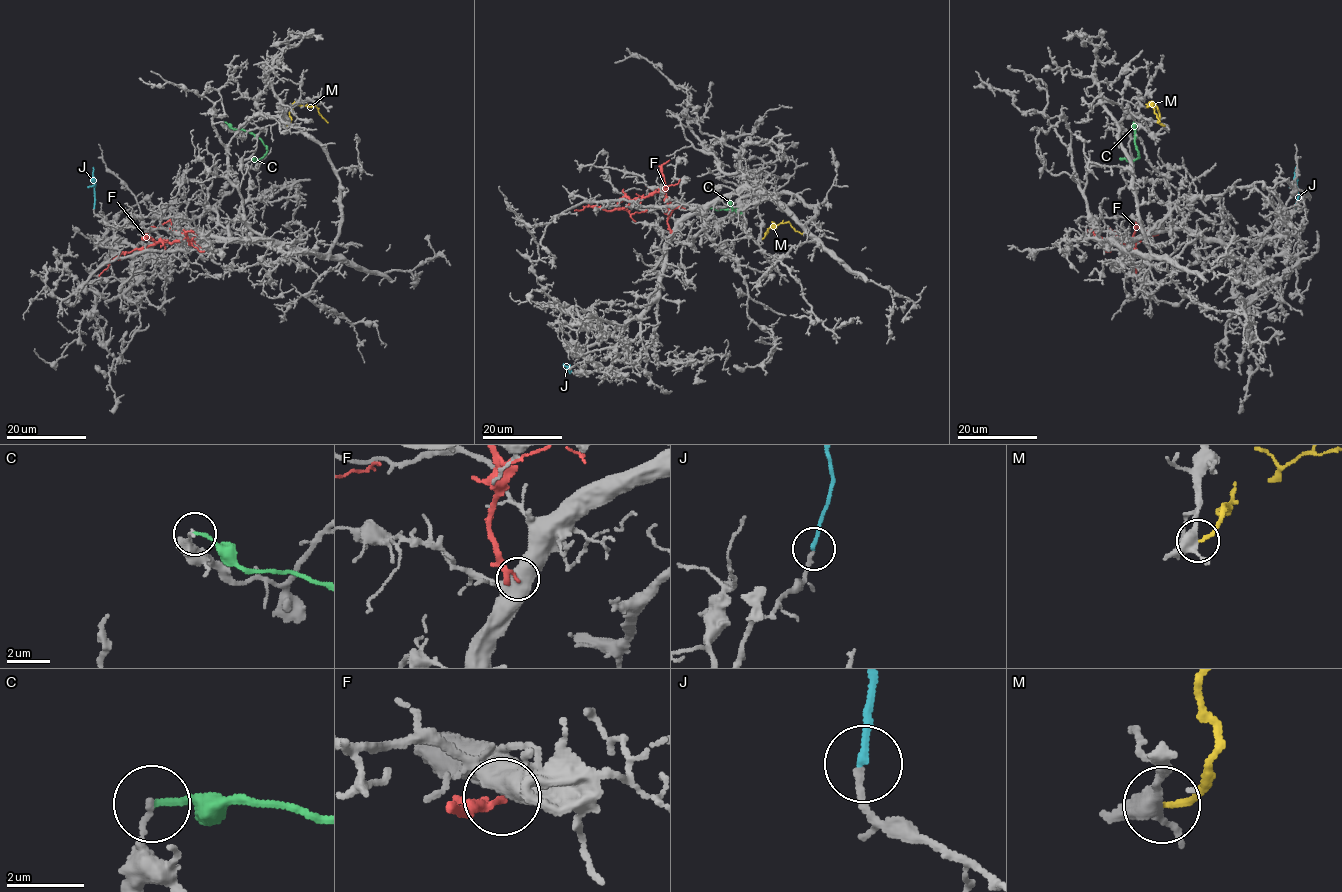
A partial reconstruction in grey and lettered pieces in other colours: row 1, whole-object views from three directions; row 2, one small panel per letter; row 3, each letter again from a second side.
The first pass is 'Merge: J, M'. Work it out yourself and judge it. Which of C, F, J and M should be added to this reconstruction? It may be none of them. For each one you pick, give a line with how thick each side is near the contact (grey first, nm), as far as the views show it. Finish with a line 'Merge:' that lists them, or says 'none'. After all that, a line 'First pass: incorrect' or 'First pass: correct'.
J: 190/180 nm
M: 360/150 nm
Merge: J, M
First pass: correct

